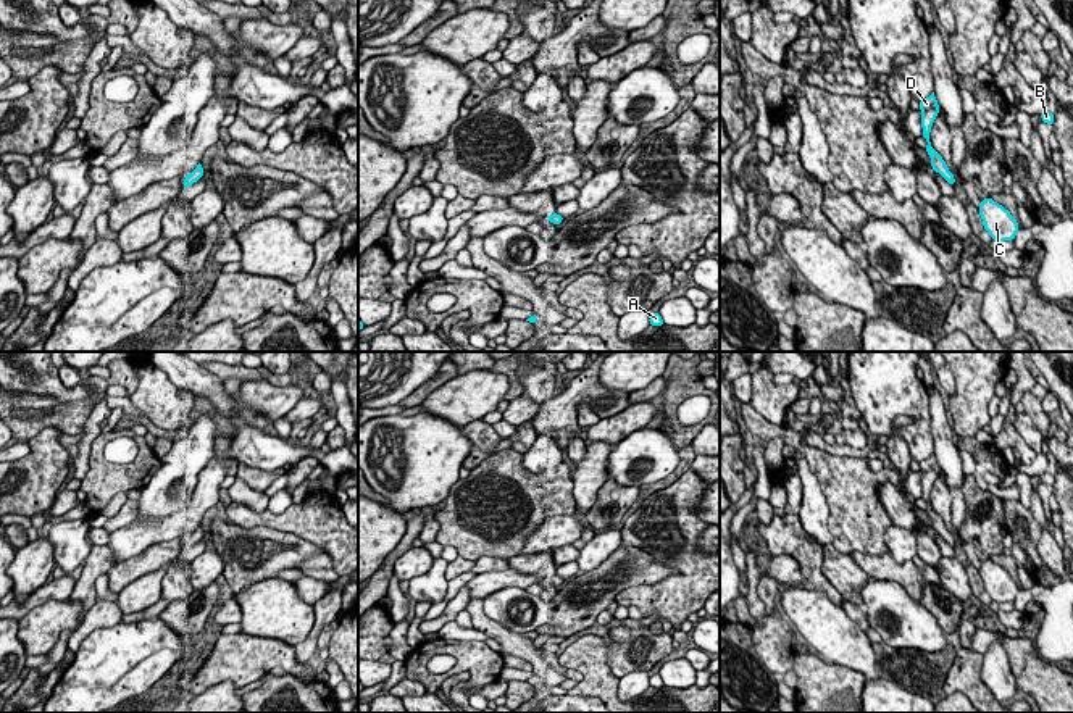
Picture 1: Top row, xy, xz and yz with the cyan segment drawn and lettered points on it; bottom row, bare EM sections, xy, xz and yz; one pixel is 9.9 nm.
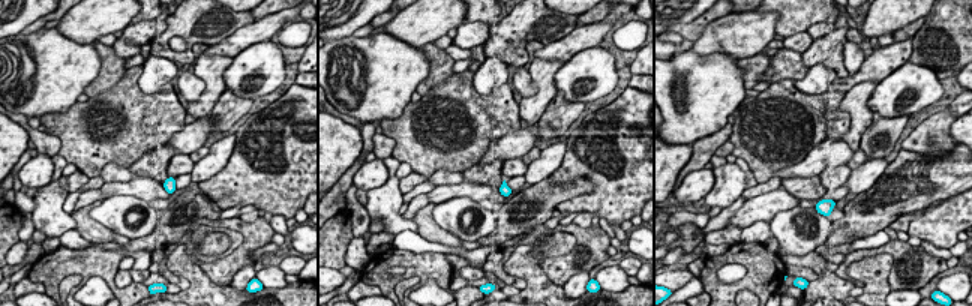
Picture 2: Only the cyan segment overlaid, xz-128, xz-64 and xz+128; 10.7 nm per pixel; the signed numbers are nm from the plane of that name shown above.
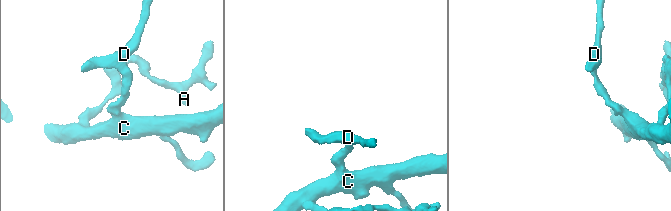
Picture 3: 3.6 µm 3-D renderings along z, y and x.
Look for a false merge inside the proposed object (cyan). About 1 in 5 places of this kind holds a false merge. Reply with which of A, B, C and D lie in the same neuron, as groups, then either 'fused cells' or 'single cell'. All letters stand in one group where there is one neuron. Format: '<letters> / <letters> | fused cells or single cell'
A B C D | single cell

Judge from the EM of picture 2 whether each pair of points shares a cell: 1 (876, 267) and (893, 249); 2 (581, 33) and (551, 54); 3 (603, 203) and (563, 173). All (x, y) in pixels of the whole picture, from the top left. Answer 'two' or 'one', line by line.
1: two
2: one
3: one

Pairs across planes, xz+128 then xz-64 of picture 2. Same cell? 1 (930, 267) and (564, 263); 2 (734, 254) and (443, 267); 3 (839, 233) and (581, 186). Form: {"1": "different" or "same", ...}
{"1": "same", "2": "same", "3": "same"}

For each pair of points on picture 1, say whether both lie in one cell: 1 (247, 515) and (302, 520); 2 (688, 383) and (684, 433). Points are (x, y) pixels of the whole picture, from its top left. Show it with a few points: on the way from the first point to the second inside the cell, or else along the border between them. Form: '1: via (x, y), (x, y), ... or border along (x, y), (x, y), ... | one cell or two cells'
1: via (260, 520), (289, 520) | one cell
2: via (675, 396), (672, 399), (672, 421) | one cell

